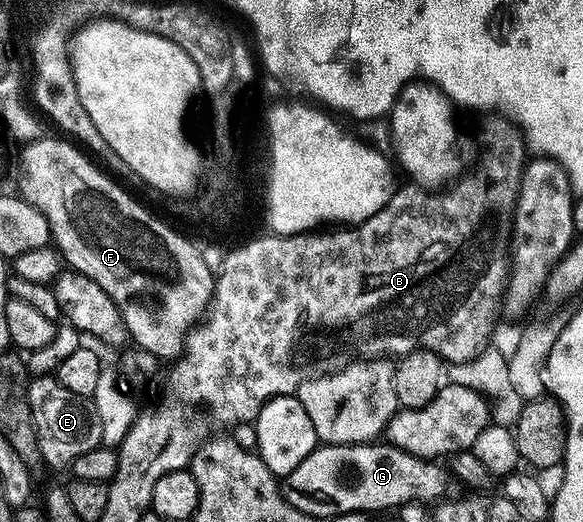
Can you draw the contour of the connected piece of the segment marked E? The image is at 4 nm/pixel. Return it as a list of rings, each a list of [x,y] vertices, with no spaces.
[[[53,376],[32,377],[26,383],[26,388],[33,424],[36,425],[37,444],[50,469],[66,471],[75,463],[77,456],[85,456],[85,452],[102,443],[101,420],[91,398],[82,398],[77,396],[77,392],[69,392],[69,388],[65,388]]]

